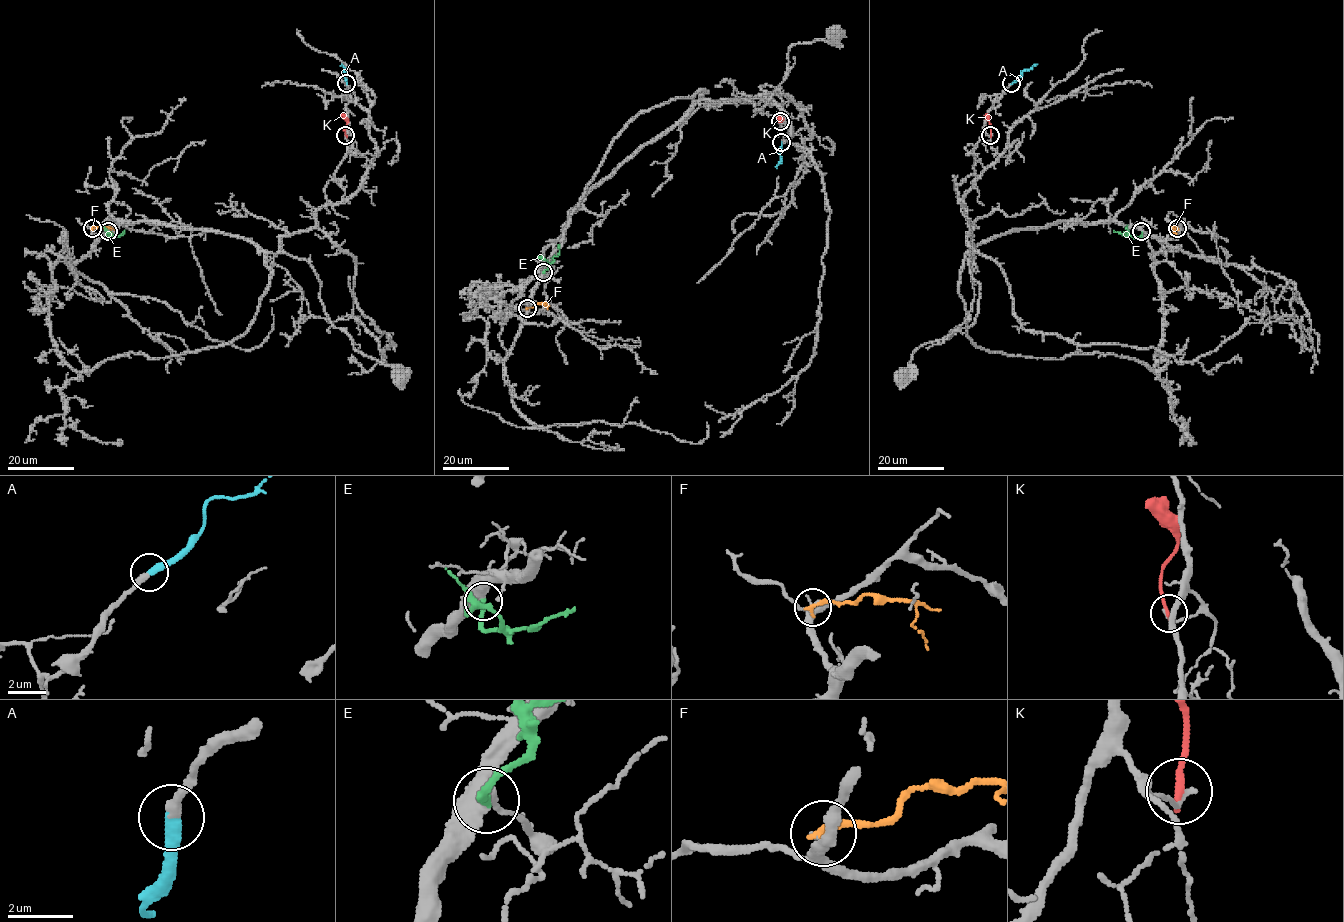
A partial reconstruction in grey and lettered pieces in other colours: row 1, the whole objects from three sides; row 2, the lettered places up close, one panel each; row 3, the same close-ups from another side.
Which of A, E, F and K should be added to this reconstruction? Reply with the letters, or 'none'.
A

